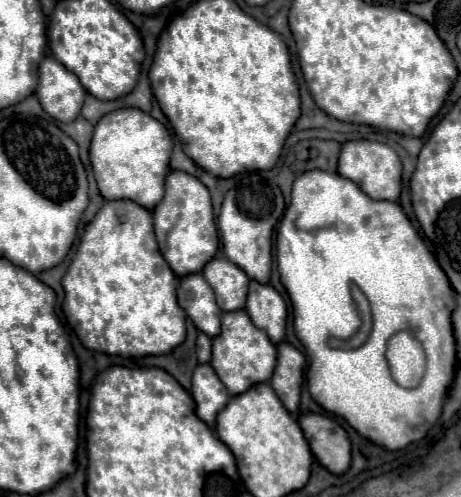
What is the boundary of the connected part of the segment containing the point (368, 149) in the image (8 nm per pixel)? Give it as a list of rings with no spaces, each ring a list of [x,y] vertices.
[[[352,140],[346,142],[338,156],[338,174],[356,182],[364,194],[368,194],[372,200],[398,200],[400,196],[400,184],[402,184],[402,164],[398,154],[388,146],[380,142],[370,140]]]

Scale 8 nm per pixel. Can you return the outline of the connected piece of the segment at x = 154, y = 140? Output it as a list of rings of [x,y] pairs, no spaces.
[[[120,108],[102,116],[94,128],[90,144],[90,162],[100,194],[106,200],[128,198],[152,210],[164,196],[164,176],[170,170],[170,152],[170,132],[150,114],[138,108]]]

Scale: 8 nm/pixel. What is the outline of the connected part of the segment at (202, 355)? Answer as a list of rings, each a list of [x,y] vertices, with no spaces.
[[[198,334],[198,340],[196,340],[198,362],[210,362],[210,354],[212,354],[210,346],[212,346],[212,340],[206,334]]]

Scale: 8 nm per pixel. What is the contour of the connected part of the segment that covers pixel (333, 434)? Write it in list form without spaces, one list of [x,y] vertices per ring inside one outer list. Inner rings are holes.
[[[312,412],[300,416],[298,422],[318,462],[332,474],[346,472],[350,466],[350,440],[346,430],[336,420]]]

